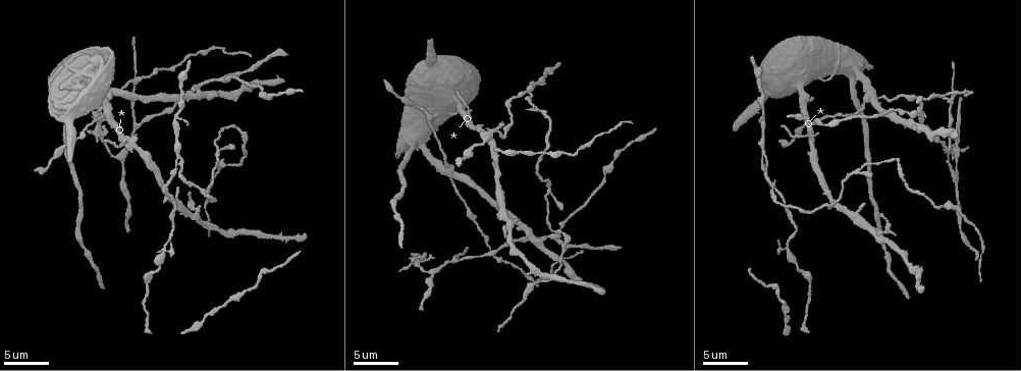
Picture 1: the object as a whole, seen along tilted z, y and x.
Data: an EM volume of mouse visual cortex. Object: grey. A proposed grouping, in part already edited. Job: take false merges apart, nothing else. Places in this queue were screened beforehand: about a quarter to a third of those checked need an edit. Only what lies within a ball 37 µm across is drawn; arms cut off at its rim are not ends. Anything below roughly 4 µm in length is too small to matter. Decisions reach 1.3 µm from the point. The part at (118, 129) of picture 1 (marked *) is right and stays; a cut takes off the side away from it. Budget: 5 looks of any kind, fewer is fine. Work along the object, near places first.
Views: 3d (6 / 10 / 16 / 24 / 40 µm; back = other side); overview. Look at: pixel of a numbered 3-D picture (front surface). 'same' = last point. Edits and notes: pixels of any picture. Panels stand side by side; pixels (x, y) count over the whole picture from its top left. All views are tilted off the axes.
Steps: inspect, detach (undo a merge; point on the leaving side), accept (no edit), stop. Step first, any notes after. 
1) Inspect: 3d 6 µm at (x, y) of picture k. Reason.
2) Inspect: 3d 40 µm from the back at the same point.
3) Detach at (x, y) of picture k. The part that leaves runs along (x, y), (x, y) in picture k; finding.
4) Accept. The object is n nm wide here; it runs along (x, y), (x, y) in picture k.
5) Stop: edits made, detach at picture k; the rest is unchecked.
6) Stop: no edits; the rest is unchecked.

Inspect: 3d 10 µm at (136, 125) of picture 1. Three arms meet.

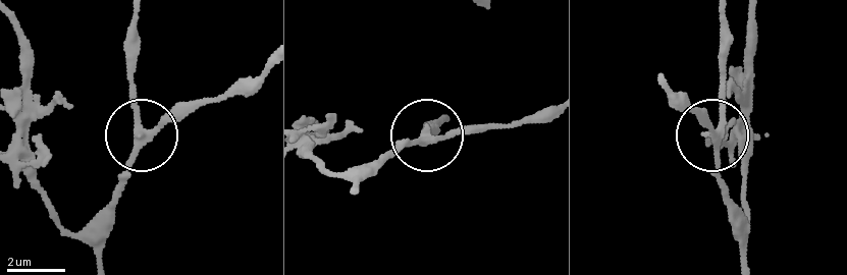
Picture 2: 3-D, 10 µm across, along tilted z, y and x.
Inspect: 3d 6 µm at (424, 140) of picture 2. Closer look.

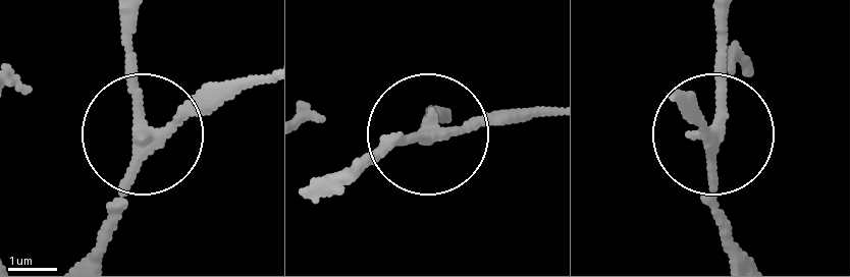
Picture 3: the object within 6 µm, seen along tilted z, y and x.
Accept. 3 arms meet here; it runs along (675, 91), (710, 129), (715, 13) in picture 3; all the same cell.

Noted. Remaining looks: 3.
Inspect: 3d 6 µm at (454, 175) of picture 1. Side arm on a straight run.

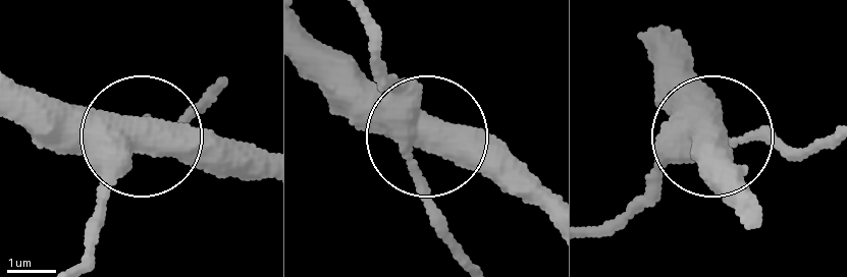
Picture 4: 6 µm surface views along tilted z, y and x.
Accept. The side arm is 25 µm long; it runs along (301, 20), (421, 120), (419, 182), (443, 239) in picture 4; all the same cell.

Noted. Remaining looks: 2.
Inspect: 3d 16 µm at (527, 233) of picture 1. Four or more arms meet.

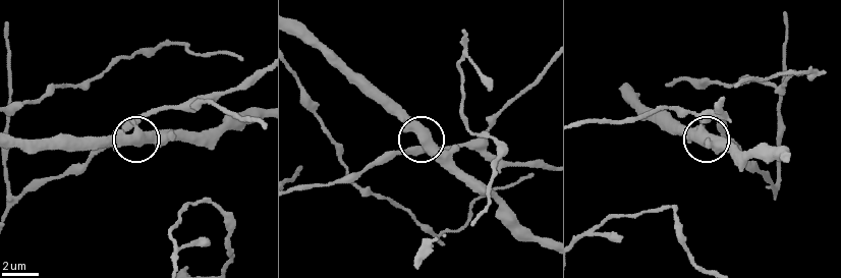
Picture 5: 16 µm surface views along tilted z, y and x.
Accept. All the same cell.

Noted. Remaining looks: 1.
Stop: no edits; the rest is unchecked.

